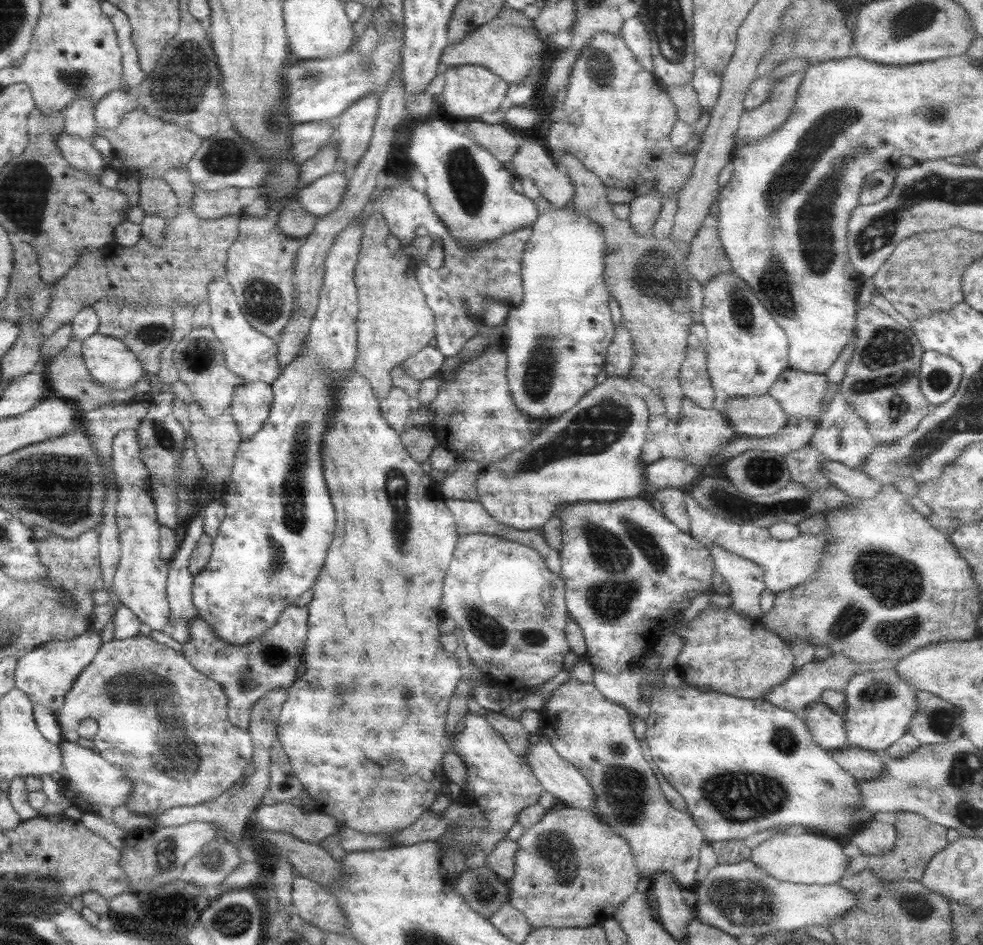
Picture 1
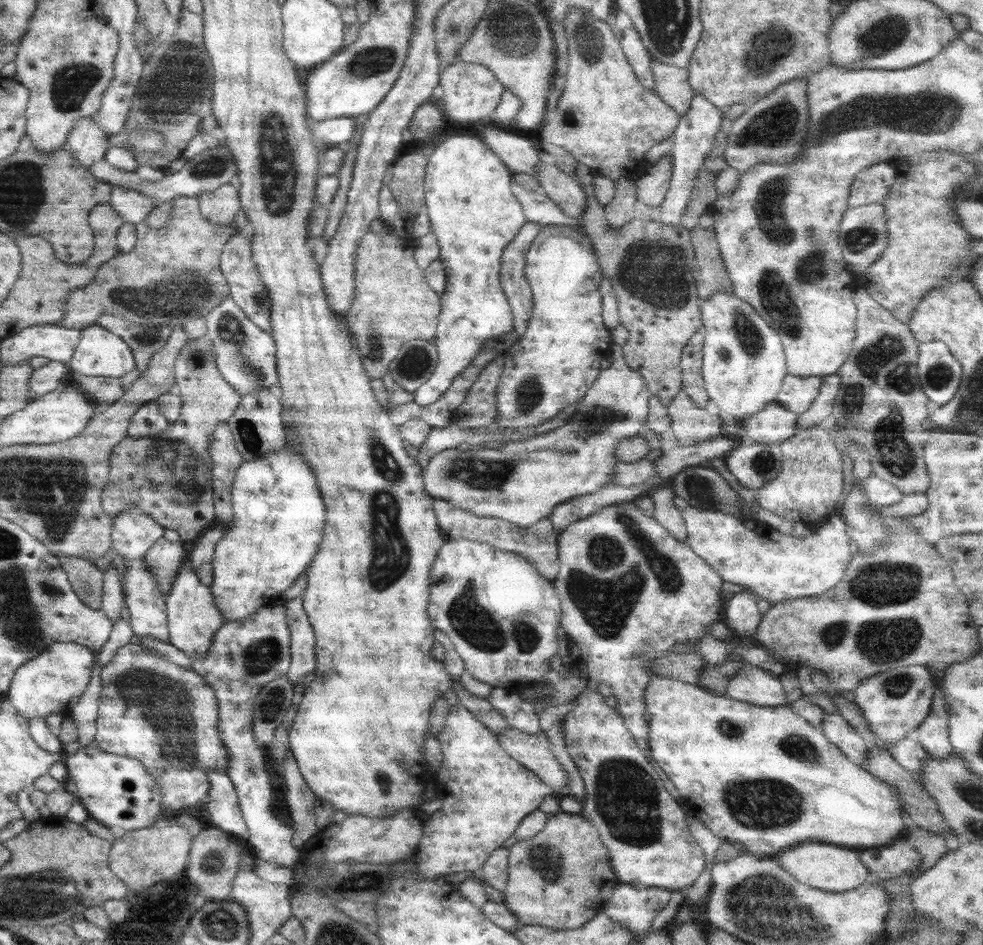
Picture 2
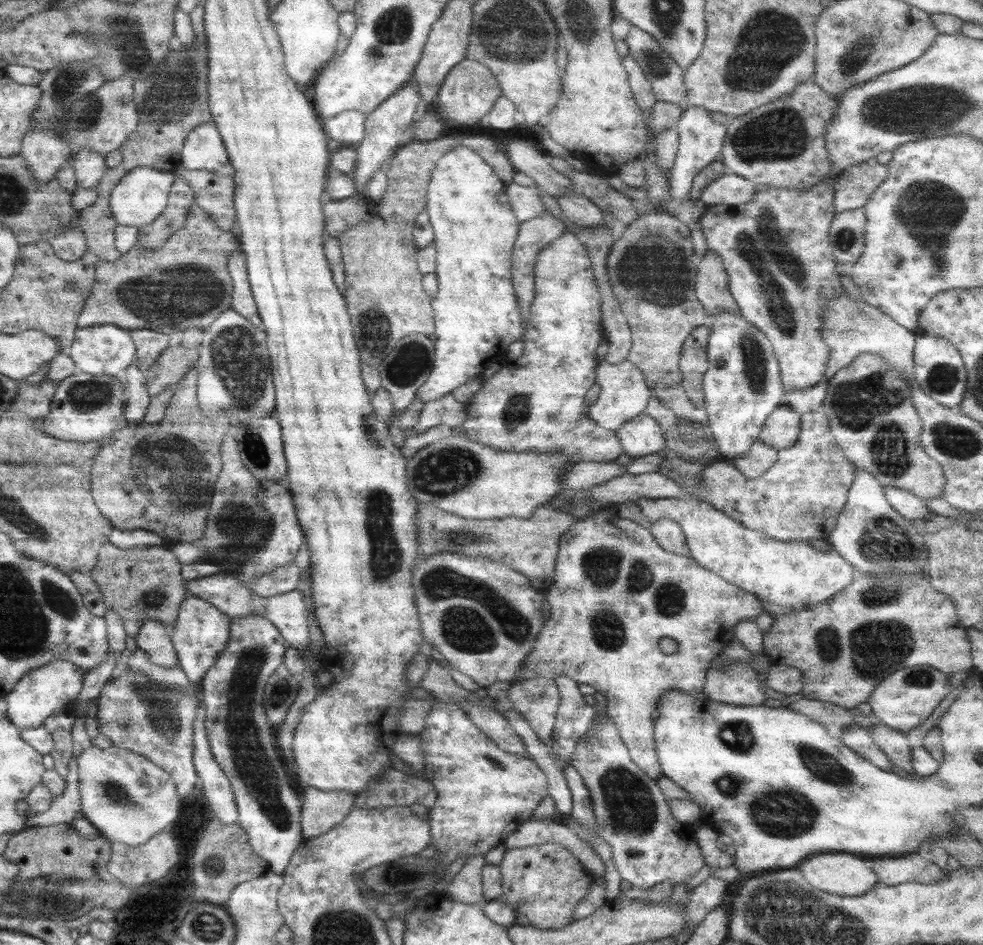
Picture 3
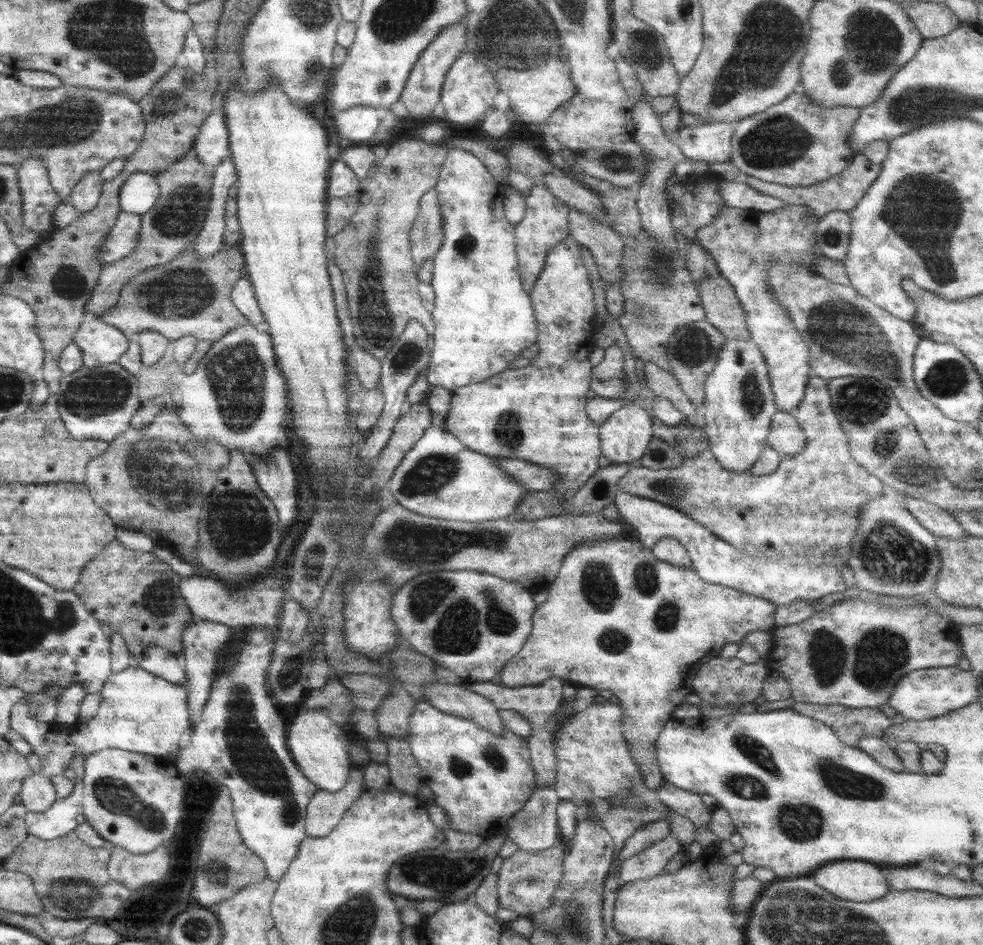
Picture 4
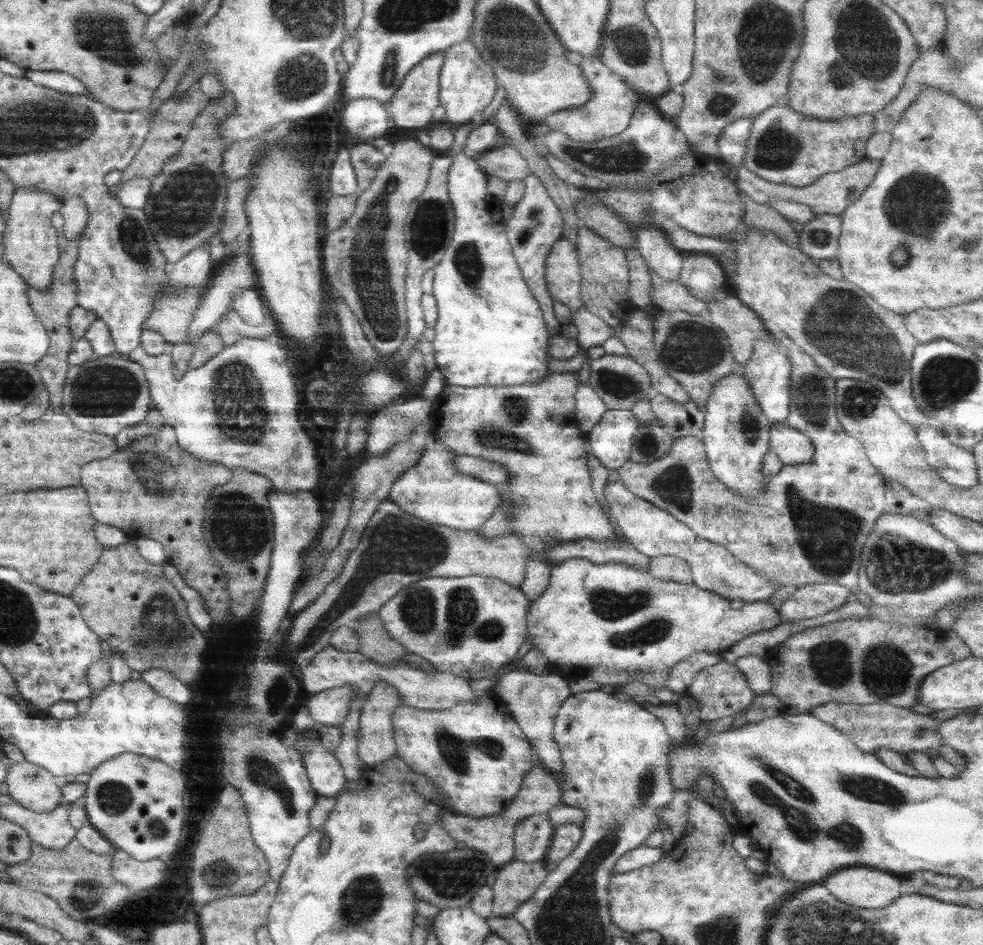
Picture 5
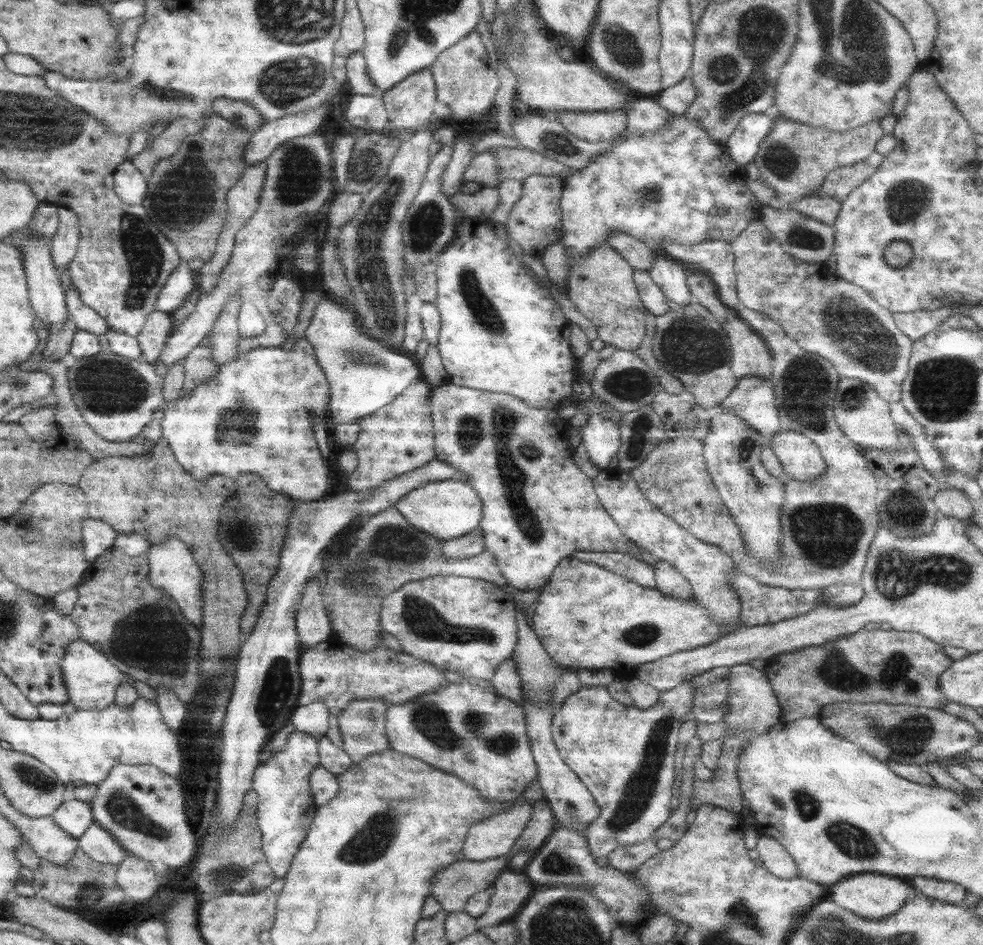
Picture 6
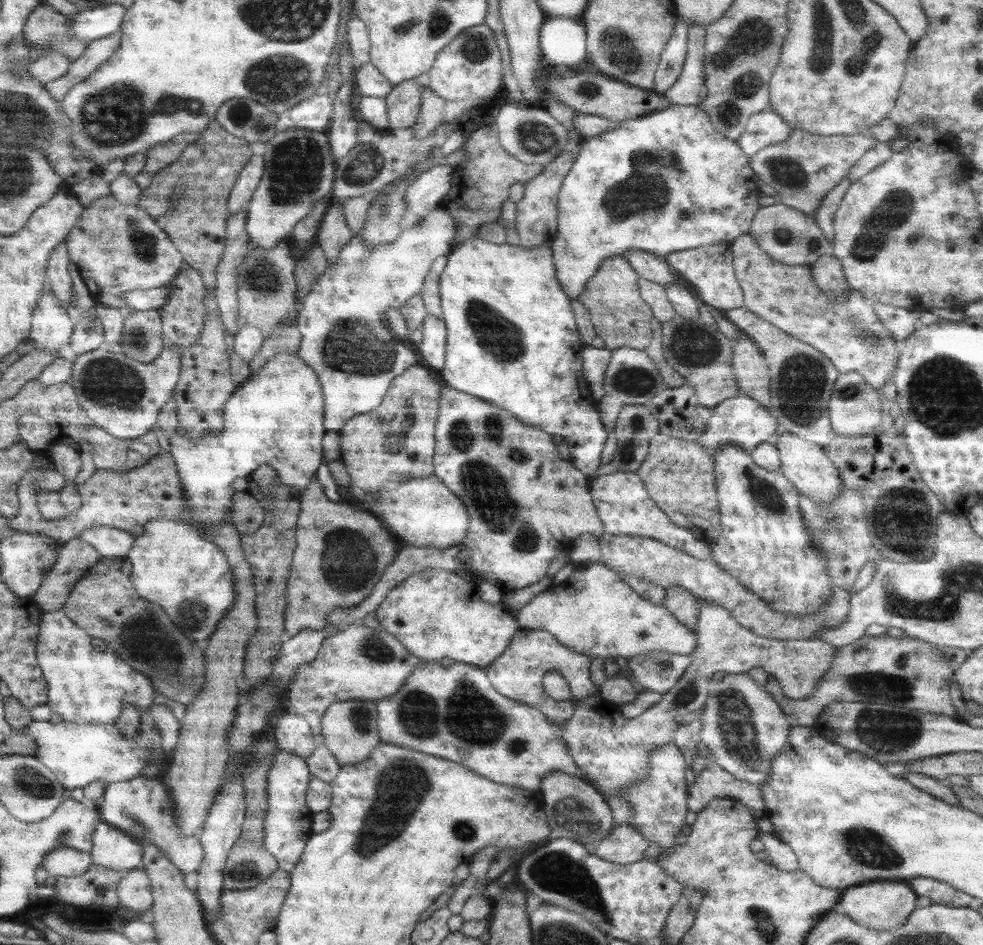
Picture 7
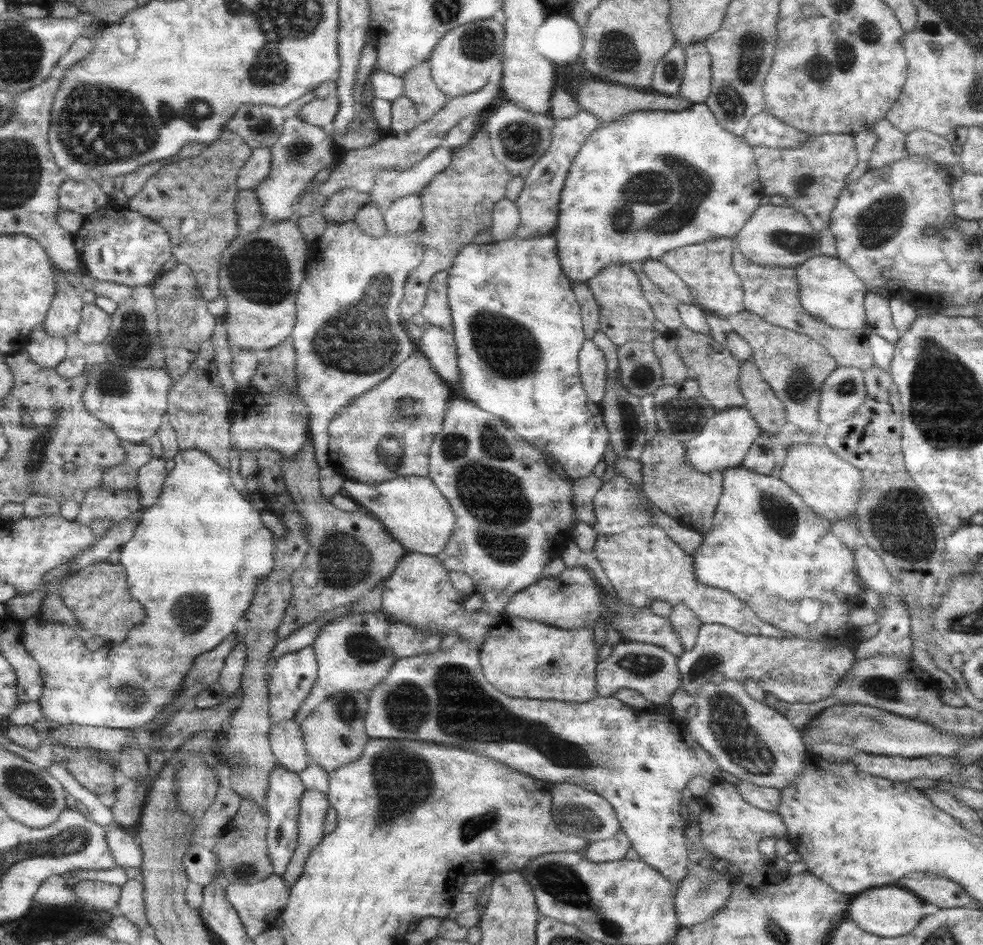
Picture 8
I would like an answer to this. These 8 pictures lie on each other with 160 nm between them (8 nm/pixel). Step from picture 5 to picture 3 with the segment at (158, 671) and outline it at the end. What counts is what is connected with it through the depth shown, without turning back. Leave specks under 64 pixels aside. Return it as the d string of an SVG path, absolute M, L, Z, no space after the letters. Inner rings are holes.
M145 618L137 630L135 641L146 651L147 659L154 664L171 667L179 662L176 649L165 626L156 619Z

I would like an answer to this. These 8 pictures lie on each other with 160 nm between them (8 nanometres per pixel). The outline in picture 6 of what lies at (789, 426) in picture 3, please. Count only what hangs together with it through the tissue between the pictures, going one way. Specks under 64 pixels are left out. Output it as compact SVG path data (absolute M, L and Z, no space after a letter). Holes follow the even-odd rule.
M778 432L769 440L768 446L782 464L784 473L792 480L815 481L828 470L820 449L812 440L798 432Z

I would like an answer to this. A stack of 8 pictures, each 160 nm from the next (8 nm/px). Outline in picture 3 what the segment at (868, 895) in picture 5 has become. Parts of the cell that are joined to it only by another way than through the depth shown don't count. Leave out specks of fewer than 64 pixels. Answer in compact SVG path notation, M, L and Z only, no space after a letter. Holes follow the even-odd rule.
M848 853L813 854L803 858L796 868L812 886L830 894L855 897L879 883L864 858Z

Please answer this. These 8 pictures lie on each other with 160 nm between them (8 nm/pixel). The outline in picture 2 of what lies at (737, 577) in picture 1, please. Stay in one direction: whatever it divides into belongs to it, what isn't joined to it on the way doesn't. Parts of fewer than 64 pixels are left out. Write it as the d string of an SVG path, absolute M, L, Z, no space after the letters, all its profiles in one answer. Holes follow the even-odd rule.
M744 588L724 602L724 622L732 632L744 637L754 637L762 617L756 605L758 599L754 592Z

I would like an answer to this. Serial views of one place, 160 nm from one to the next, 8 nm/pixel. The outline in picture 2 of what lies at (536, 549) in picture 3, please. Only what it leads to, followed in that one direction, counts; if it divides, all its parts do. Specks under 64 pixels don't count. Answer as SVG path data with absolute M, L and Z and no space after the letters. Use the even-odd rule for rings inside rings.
M435 499L432 506L436 513L439 531L445 538L445 542L468 539L474 542L488 543L497 549L512 551L522 558L526 558L526 562L530 562L541 577L553 581L558 576L557 537L561 531L553 527L549 517L543 518L534 526L522 527L501 518L481 517L472 514L472 511L452 506L450 502L440 499Z

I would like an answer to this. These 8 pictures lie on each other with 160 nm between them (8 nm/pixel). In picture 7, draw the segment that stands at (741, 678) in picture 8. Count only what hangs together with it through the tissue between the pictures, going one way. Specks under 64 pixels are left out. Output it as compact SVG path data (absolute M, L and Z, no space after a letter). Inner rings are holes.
M706 601L699 602L699 619L695 628L697 645L690 654L691 665L681 674L679 681L663 694L663 700L646 709L636 718L626 718L618 705L606 702L600 694L581 698L574 714L565 721L561 737L581 774L599 786L611 808L613 826L630 825L633 806L621 797L621 790L645 778L649 772L651 750L673 742L677 725L692 712L703 708L708 687L715 672L736 674L760 667L770 677L778 679L788 698L803 699L814 694L820 679L828 672L836 646L819 638L808 640L778 640L756 636L723 606Z

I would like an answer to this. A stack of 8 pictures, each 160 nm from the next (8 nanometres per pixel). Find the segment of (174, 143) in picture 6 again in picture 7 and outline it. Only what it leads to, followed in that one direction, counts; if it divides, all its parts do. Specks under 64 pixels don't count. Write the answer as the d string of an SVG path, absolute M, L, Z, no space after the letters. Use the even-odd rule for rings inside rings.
M182 133L176 135L172 140L161 145L153 146L146 155L144 168L138 172L133 179L138 186L144 190L150 186L152 177L165 166L176 162L182 151L190 143L200 138L200 133Z

